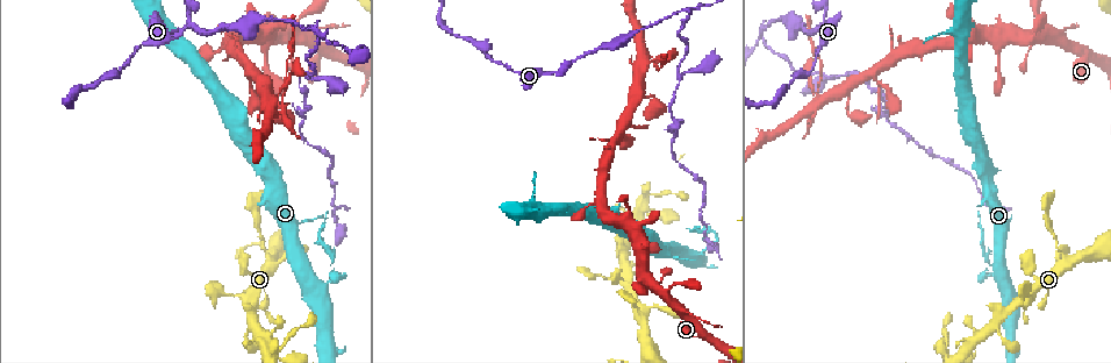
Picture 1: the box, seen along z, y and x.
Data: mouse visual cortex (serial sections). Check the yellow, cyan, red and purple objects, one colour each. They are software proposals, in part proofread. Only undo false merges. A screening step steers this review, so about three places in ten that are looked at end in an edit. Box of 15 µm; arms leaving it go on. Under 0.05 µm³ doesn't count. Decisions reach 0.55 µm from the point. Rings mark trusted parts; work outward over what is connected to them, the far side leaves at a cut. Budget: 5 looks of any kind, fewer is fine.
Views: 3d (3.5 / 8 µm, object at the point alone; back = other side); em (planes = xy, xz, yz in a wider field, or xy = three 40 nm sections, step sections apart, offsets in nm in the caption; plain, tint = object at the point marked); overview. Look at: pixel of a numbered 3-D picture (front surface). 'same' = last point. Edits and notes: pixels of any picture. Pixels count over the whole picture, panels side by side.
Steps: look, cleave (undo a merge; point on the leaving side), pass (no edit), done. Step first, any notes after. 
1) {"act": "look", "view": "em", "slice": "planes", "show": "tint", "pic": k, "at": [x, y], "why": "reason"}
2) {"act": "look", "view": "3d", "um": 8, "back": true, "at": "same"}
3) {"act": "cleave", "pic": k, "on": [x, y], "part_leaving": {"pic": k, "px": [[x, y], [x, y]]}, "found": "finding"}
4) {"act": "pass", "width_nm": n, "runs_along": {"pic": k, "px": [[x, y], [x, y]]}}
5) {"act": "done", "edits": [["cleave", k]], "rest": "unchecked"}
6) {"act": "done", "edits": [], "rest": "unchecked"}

{"act": "look", "view": "3d", "um": 3.5, "pic": 1, "at": [691, 253], "why": "branch point"}

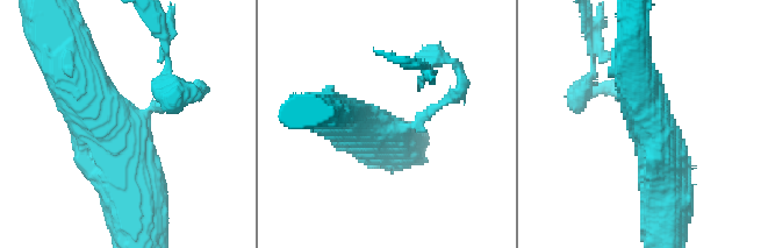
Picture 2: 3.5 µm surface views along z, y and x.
{"act": "look", "view": "em", "slice": "xy", "step": 5, "show": "tint", "pic": 2, "at": [390, 130], "arms": 3, "arm_widths_nm": [150, 600, 700], "why": "now the EM"}

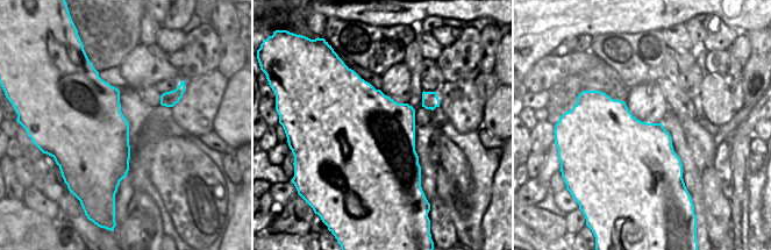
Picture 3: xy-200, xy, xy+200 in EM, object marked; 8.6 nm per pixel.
{"act": "pass", "runs_along": {"pic": 2, "px": [[64, 58], [110, 119], [128, 190]]}, "found": "continuous, no second cell"}

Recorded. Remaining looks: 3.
{"act": "look", "view": "3d", "um": 3.5, "pic": 1, "at": [229, 295], "why": "sudden change in width"}

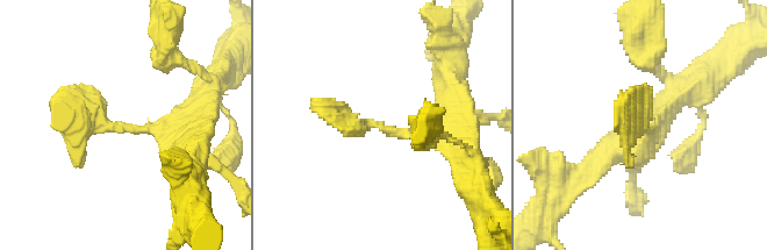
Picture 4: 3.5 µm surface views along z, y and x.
{"act": "look", "view": "em", "slice": "planes", "show": "tint", "pic": 4, "at": [641, 128]}

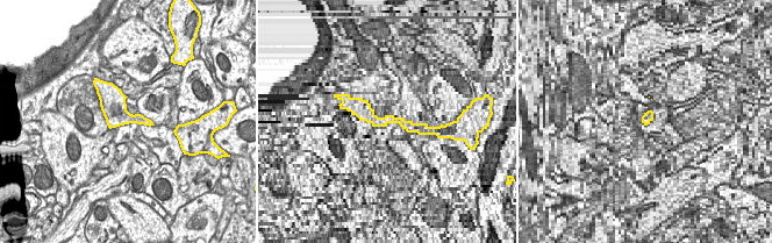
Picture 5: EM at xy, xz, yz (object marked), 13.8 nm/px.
{"act": "pass", "runs_along": {"pic": 4, "px": [[449, 135], [356, 126], [316, 105]]}, "found": "continuous, no second cell"}

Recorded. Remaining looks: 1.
{"act": "done", "edits": [], "rest": "unchecked"}

